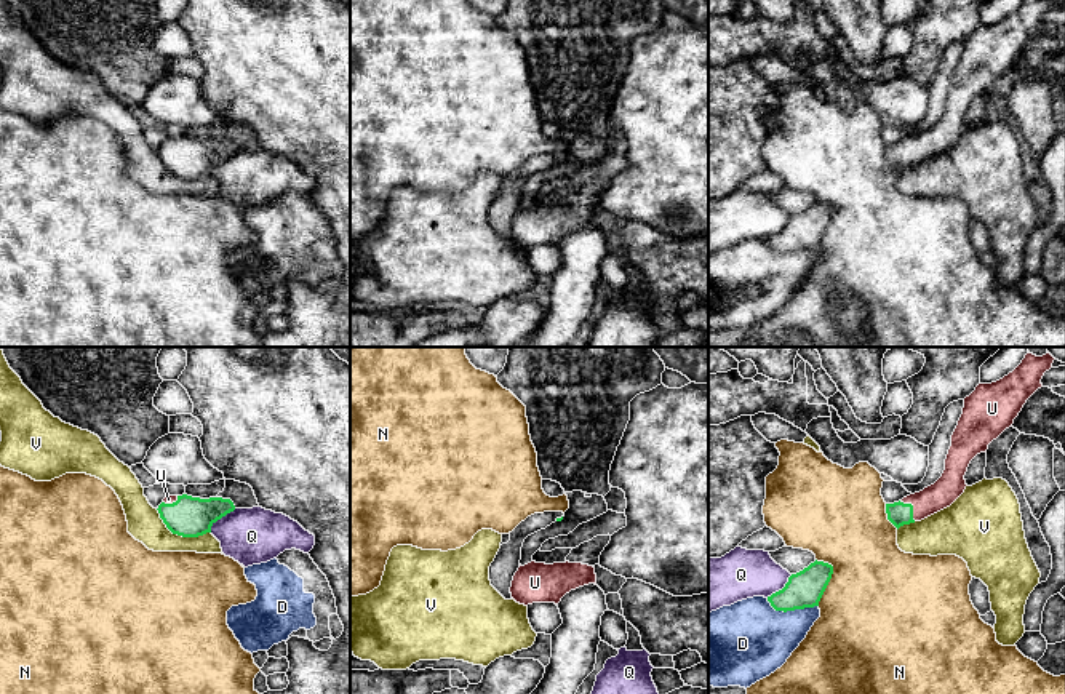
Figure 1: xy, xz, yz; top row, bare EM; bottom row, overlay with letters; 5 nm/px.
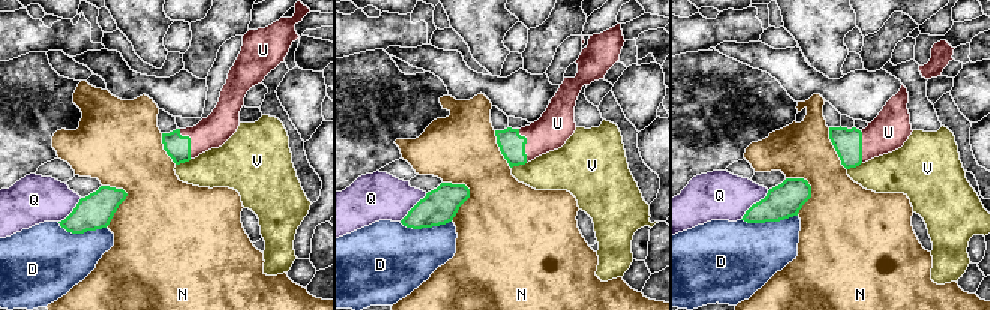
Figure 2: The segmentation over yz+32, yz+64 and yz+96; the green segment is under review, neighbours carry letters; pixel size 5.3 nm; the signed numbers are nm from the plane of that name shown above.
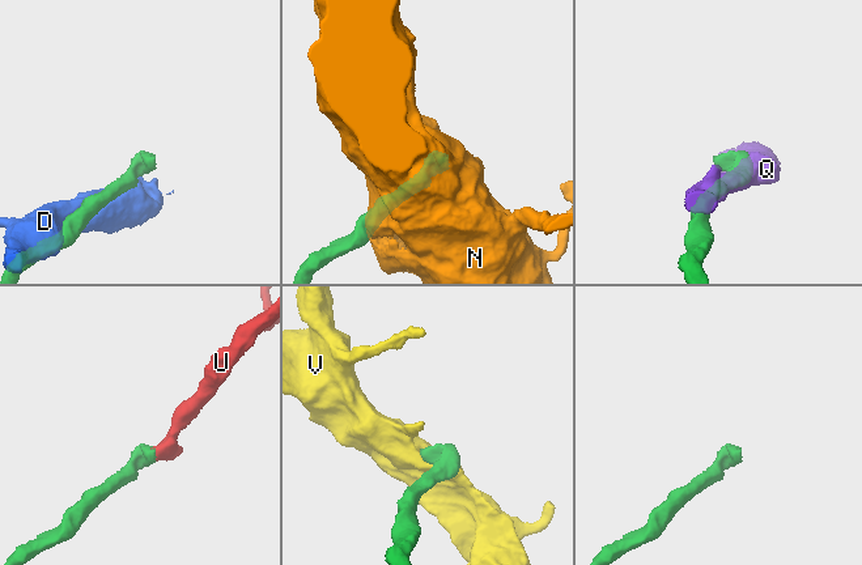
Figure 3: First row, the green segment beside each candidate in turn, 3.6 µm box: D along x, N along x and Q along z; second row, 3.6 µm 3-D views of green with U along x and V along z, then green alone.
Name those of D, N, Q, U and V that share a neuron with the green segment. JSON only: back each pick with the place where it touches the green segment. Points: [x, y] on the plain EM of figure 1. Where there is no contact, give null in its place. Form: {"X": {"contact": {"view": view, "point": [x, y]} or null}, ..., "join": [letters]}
{"U": {"contact": {"view": "yz", "point": [912, 149]}}, "join": ["U"]}

